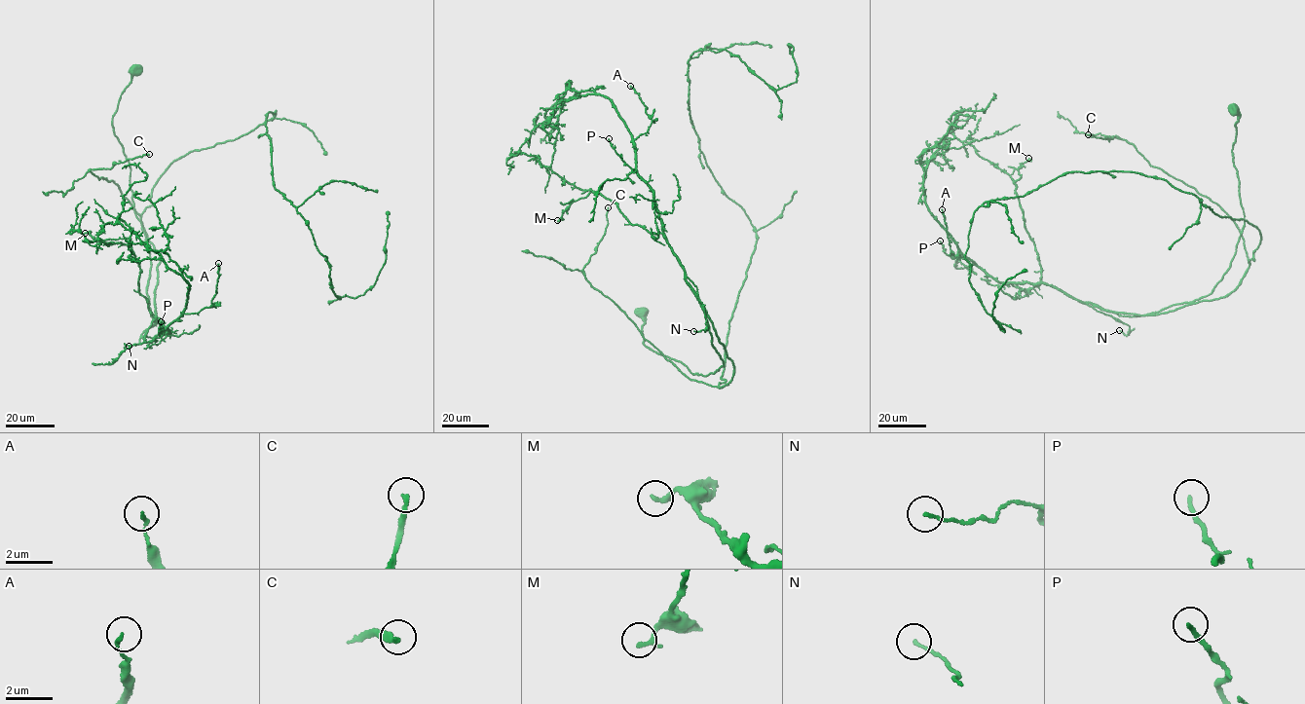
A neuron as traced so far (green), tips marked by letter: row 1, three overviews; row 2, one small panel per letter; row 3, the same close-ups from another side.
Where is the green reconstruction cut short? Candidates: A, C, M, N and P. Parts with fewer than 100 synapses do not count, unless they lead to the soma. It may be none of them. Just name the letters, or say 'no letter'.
C

